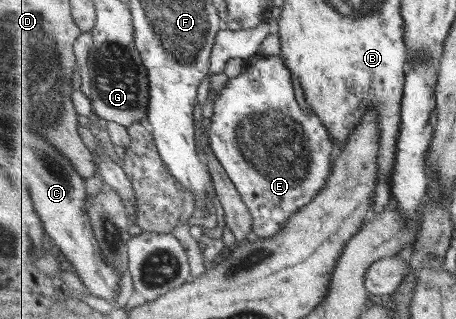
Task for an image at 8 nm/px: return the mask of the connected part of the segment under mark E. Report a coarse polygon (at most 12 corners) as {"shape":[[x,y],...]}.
{"shape":[[281,55],[229,79],[209,144],[274,238],[335,141]]}

